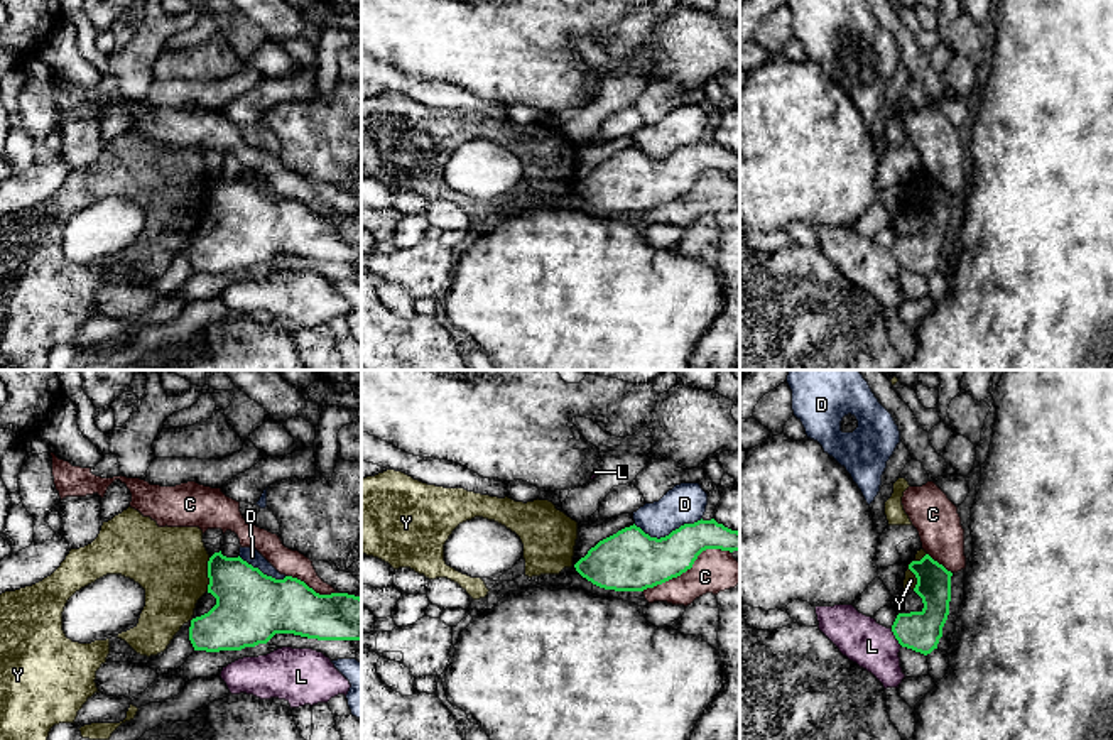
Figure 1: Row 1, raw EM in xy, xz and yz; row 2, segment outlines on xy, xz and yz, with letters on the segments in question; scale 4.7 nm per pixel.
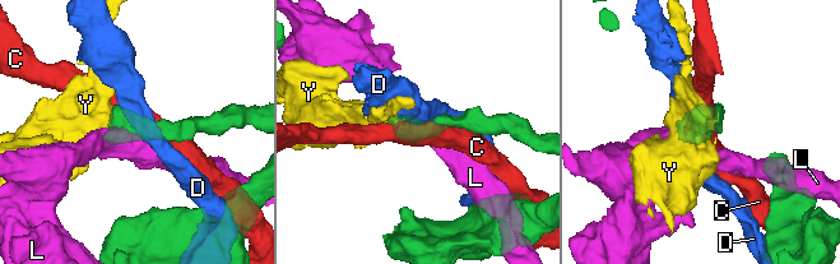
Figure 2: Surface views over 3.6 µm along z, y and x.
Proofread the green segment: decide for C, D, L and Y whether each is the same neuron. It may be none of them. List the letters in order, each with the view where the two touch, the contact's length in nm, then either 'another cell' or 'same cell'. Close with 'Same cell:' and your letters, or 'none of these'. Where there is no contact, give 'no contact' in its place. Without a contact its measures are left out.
C: xz | 460 nm | another cell
D: xz | 320 nm | another cell
L: yz | 110 nm | another cell
Y: yz | 190 nm | another cell
Same cell: none of these

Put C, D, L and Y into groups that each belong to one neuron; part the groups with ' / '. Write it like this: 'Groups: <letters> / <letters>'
Groups: C / D / L / Y

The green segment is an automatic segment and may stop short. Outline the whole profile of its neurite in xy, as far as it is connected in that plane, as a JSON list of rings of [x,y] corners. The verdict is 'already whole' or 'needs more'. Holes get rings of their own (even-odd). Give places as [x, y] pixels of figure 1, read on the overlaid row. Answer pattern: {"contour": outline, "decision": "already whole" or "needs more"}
{"contour": [[[221,551],[209,558],[208,578],[216,605],[191,620],[194,650],[242,650],[267,644],[275,634],[361,640],[360,596],[319,595],[297,578],[275,579]]], "decision": "already whole"}

